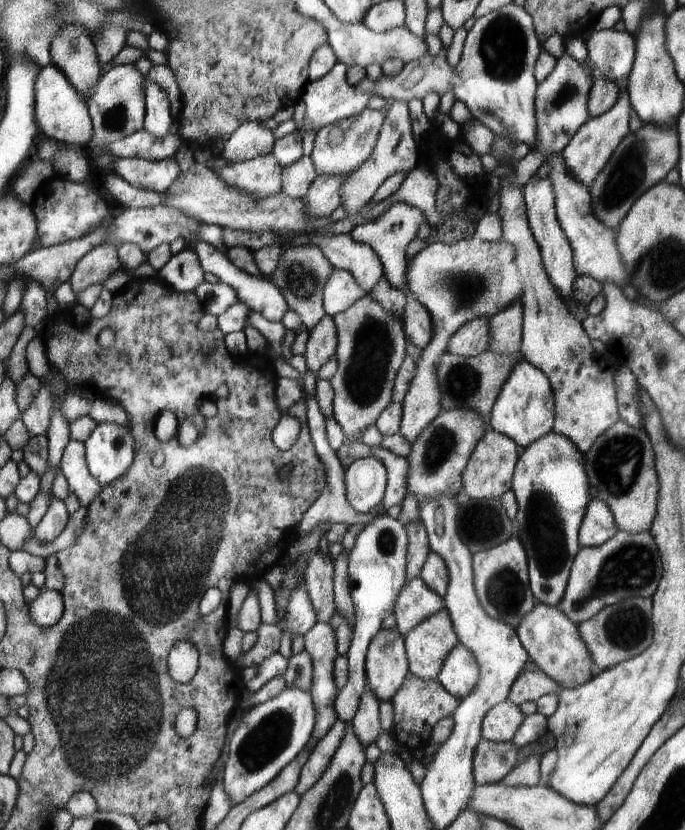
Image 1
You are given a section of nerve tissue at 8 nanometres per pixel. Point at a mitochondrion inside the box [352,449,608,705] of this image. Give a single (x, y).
(547, 531)

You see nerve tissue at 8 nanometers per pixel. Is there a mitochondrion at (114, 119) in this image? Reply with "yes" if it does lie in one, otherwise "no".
yes

